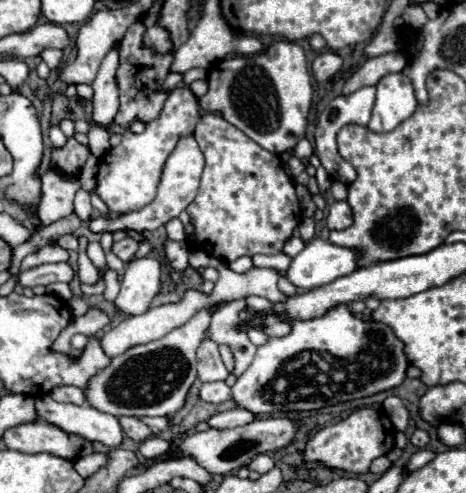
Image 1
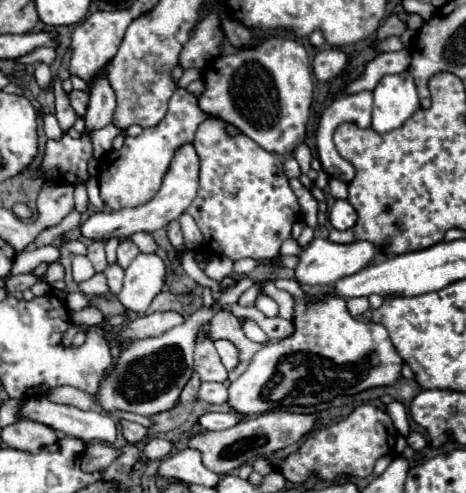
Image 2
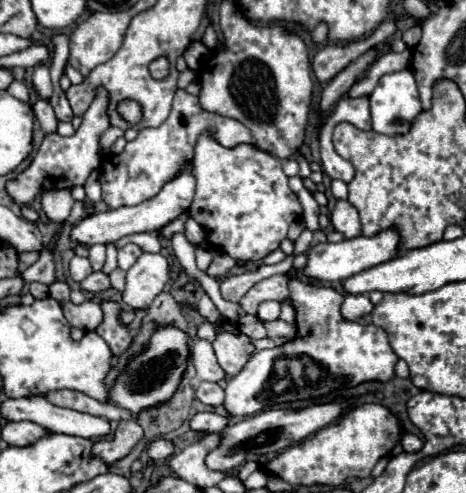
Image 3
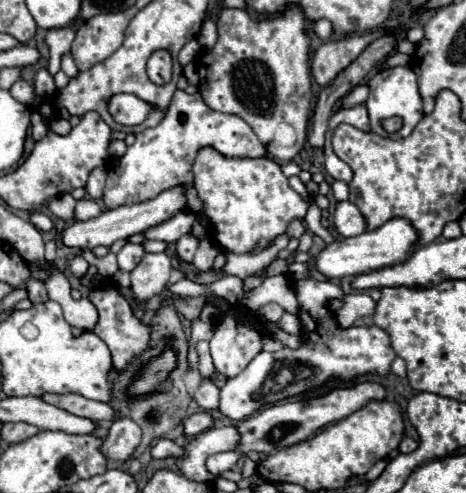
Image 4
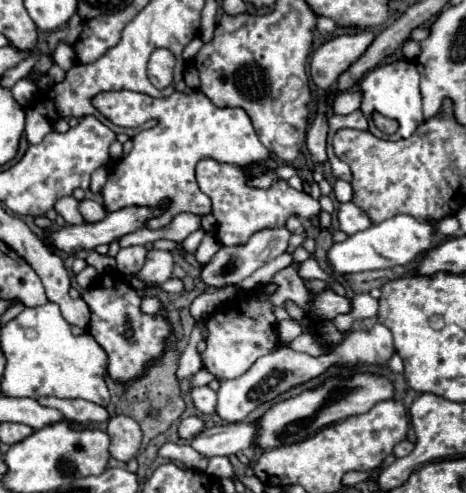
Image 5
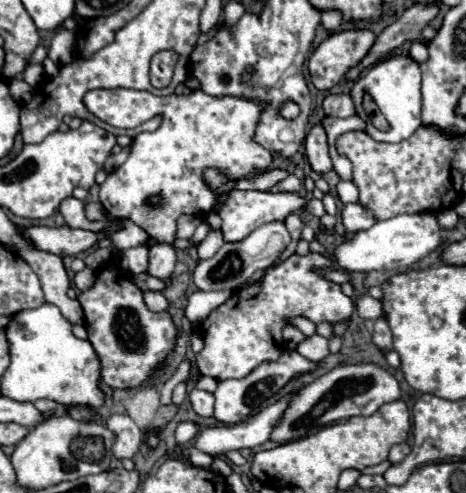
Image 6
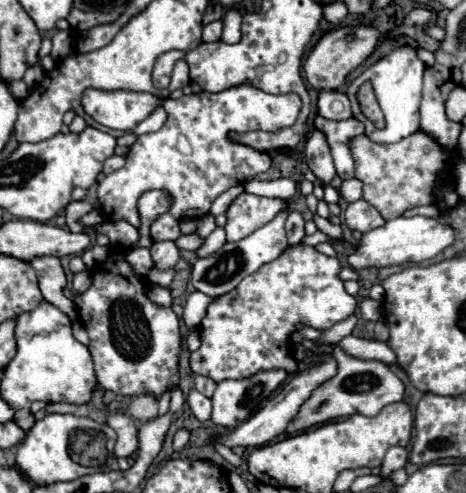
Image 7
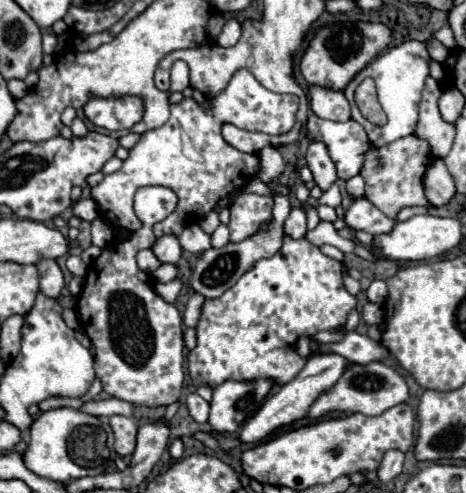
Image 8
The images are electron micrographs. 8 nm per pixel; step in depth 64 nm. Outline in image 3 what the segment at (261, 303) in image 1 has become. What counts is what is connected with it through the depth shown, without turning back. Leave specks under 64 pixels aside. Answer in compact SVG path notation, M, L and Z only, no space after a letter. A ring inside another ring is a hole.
M266 300L266 302L262 302L256 316L258 316L260 322L278 320L278 316L280 316L280 302L276 302L276 300Z

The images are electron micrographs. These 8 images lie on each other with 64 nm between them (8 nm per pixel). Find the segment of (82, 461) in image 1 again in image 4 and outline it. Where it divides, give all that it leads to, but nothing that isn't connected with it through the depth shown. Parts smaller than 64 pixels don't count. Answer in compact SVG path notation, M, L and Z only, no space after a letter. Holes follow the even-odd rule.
M116 418L112 428L110 428L108 438L100 446L100 452L104 452L104 456L108 460L124 462L136 450L136 446L140 444L140 438L142 438L142 430L134 420Z

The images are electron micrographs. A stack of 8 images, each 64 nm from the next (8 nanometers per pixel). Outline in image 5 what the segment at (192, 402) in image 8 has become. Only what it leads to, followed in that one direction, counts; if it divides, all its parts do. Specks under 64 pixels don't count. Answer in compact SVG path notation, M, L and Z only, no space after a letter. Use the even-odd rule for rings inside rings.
M210 386L192 388L190 396L202 414L212 414L216 410L216 392Z

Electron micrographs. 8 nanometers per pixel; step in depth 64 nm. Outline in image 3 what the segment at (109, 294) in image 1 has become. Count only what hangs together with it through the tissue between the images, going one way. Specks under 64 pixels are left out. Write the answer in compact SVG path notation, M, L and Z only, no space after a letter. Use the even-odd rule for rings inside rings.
M116 268L108 275L111 283L111 287L123 291L126 285L126 272L120 268Z

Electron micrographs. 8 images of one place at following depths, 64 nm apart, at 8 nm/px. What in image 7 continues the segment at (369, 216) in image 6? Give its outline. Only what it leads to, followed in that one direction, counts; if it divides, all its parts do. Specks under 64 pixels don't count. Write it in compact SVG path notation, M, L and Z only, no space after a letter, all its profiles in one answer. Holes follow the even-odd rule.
M364 200L348 204L348 208L344 212L344 222L346 222L346 226L350 230L358 230L358 232L368 232L368 230L378 228L378 226L384 224L384 220L378 214L378 210L372 208Z

